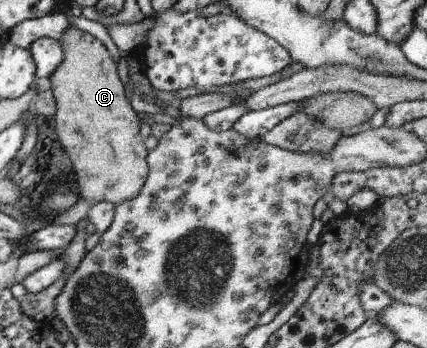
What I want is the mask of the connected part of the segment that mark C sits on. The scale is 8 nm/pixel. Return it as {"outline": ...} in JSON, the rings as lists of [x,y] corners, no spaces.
{"outline":[[[70,25],[59,43],[64,51],[64,59],[60,67],[50,75],[51,91],[56,99],[57,108],[54,115],[56,134],[65,153],[72,159],[78,195],[93,204],[109,202],[118,206],[139,195],[148,178],[148,151],[145,139],[140,135],[138,114],[126,99],[126,87],[118,77],[117,64],[110,57],[108,49],[96,37]]]}

